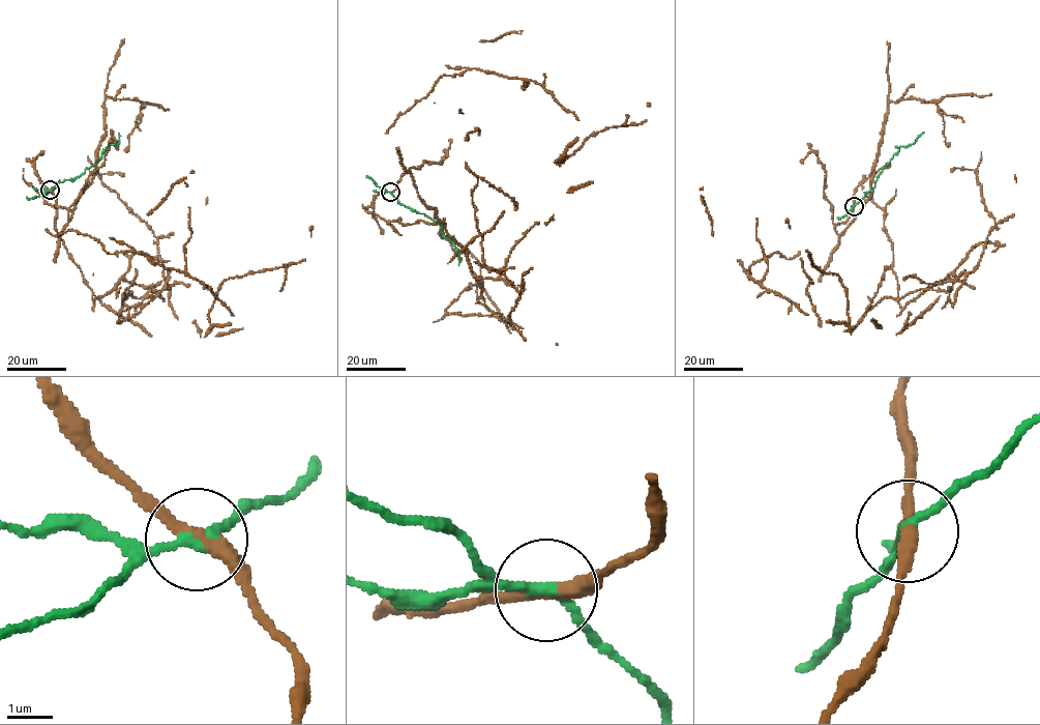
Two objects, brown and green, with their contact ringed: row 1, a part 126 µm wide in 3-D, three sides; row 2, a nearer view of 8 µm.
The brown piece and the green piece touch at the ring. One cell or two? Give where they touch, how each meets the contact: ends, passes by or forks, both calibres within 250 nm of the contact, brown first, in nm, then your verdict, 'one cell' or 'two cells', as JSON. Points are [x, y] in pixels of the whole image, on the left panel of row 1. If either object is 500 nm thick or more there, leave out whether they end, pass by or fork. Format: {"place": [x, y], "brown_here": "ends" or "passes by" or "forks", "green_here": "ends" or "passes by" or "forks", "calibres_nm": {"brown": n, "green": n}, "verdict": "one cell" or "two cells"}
{"place": [50, 190], "brown_here": "passes by", "green_here": "passes by", "calibres_nm": {"brown": 300, "green": 200}, "verdict": "two cells"}

